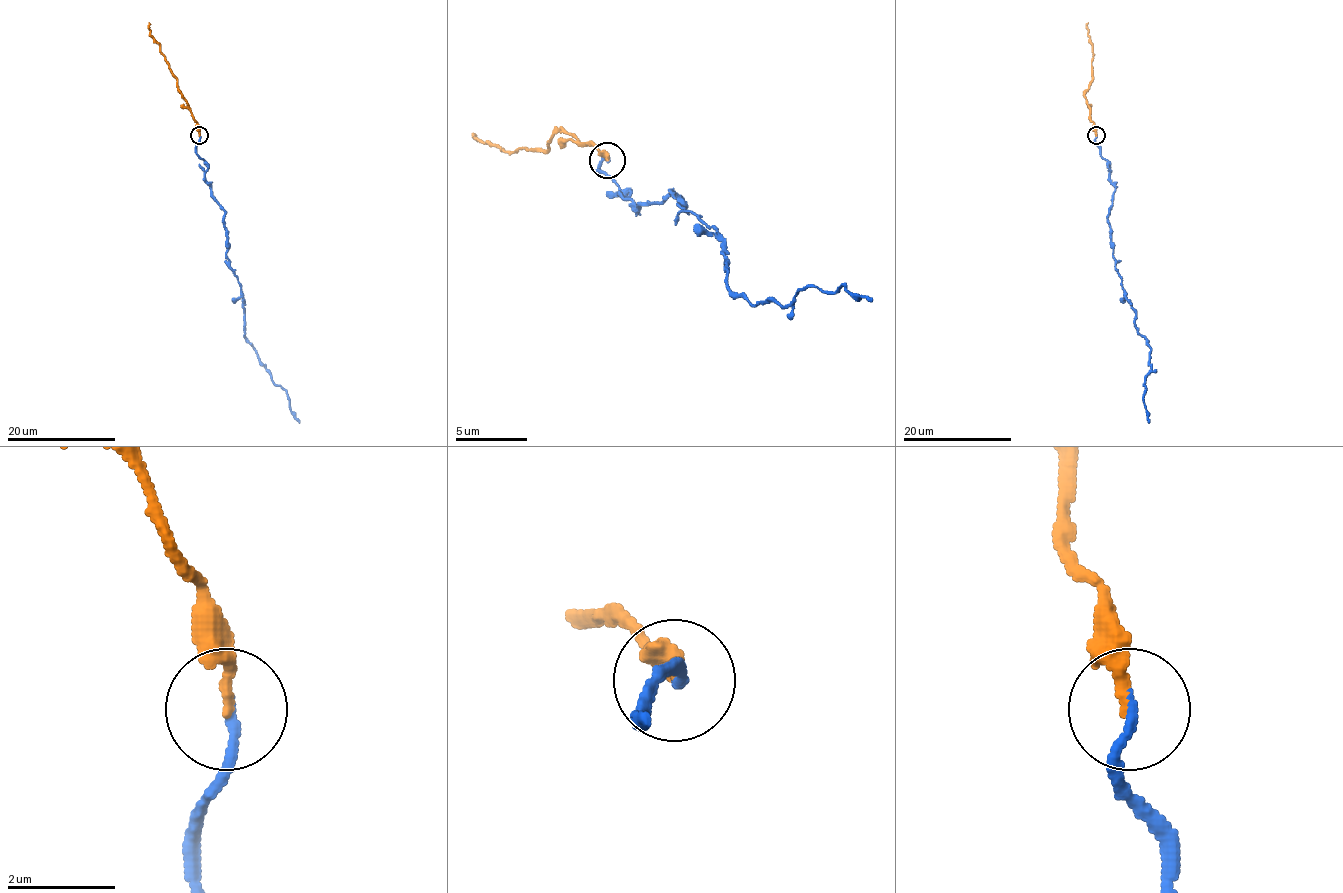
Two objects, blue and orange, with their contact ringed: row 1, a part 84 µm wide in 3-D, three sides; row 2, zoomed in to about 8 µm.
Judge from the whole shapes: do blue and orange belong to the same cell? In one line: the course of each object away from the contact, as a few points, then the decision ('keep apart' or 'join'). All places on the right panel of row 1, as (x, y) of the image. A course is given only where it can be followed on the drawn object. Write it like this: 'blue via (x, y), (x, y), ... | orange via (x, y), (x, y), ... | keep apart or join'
blue via (1096, 134), (1115, 186), (1107, 223), (1113, 258), (1136, 314), (1134, 326), (1151, 349), (1144, 392), (1148, 423) | orange via (1096, 134), (1084, 96), (1092, 77), (1088, 23) | join

